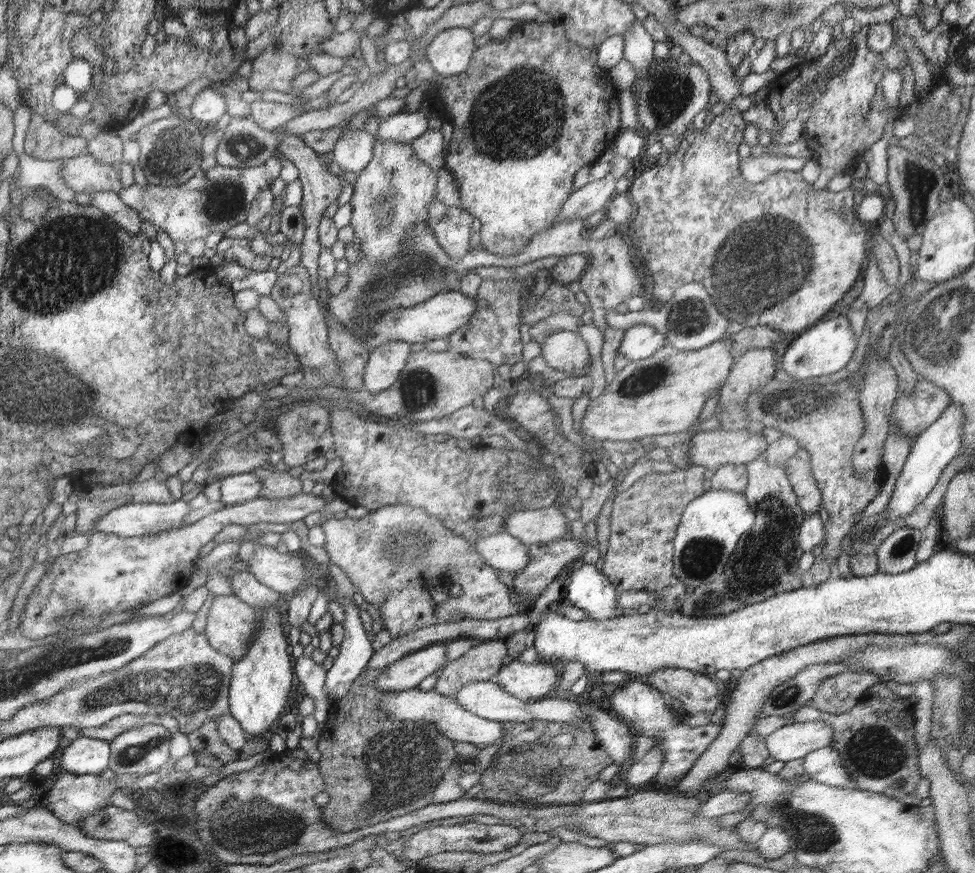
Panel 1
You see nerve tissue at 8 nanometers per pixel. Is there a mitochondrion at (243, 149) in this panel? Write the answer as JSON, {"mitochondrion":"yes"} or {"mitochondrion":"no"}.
{"mitochondrion":"yes"}

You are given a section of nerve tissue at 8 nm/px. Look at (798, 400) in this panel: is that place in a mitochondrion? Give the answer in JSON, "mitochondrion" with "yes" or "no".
{"mitochondrion":"yes"}

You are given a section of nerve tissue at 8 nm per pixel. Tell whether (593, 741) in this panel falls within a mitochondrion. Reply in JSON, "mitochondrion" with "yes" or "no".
{"mitochondrion":"no"}

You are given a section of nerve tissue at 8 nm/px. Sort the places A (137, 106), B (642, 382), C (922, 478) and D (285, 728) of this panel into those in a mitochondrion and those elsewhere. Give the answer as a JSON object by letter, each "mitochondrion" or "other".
{"A":"other","B":"mitochondrion","C":"other","D":"other"}

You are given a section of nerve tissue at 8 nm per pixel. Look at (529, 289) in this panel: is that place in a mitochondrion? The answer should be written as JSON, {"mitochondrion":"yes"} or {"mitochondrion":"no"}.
{"mitochondrion":"no"}

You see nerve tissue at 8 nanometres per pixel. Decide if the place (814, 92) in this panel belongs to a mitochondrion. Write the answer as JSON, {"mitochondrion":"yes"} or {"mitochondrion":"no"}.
{"mitochondrion":"yes"}

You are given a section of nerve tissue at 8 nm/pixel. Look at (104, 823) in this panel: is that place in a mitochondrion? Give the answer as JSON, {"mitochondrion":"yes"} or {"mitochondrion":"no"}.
{"mitochondrion":"yes"}

